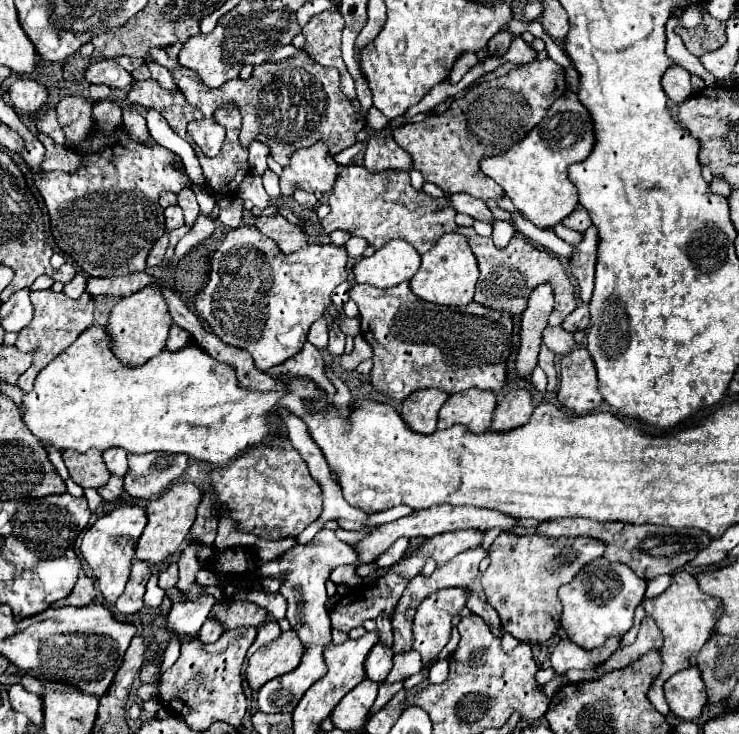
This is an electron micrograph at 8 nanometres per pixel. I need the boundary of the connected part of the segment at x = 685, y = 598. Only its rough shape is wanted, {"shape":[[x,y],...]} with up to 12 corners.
{"shape":[[687,571],[645,611],[665,635],[647,697],[669,713],[663,683],[697,663],[723,605]]}

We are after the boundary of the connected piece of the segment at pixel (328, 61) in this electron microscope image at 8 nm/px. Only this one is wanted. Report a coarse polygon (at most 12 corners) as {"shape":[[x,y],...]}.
{"shape":[[323,11],[303,27],[303,49],[321,65],[339,69],[341,91],[355,83],[341,59],[343,17]]}

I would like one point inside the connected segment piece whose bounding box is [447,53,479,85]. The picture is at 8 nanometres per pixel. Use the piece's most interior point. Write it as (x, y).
(466, 62)

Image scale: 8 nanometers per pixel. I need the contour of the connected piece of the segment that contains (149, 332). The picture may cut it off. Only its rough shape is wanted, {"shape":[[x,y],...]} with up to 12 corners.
{"shape":[[157,283],[123,297],[107,331],[127,365],[155,357],[171,315]]}

